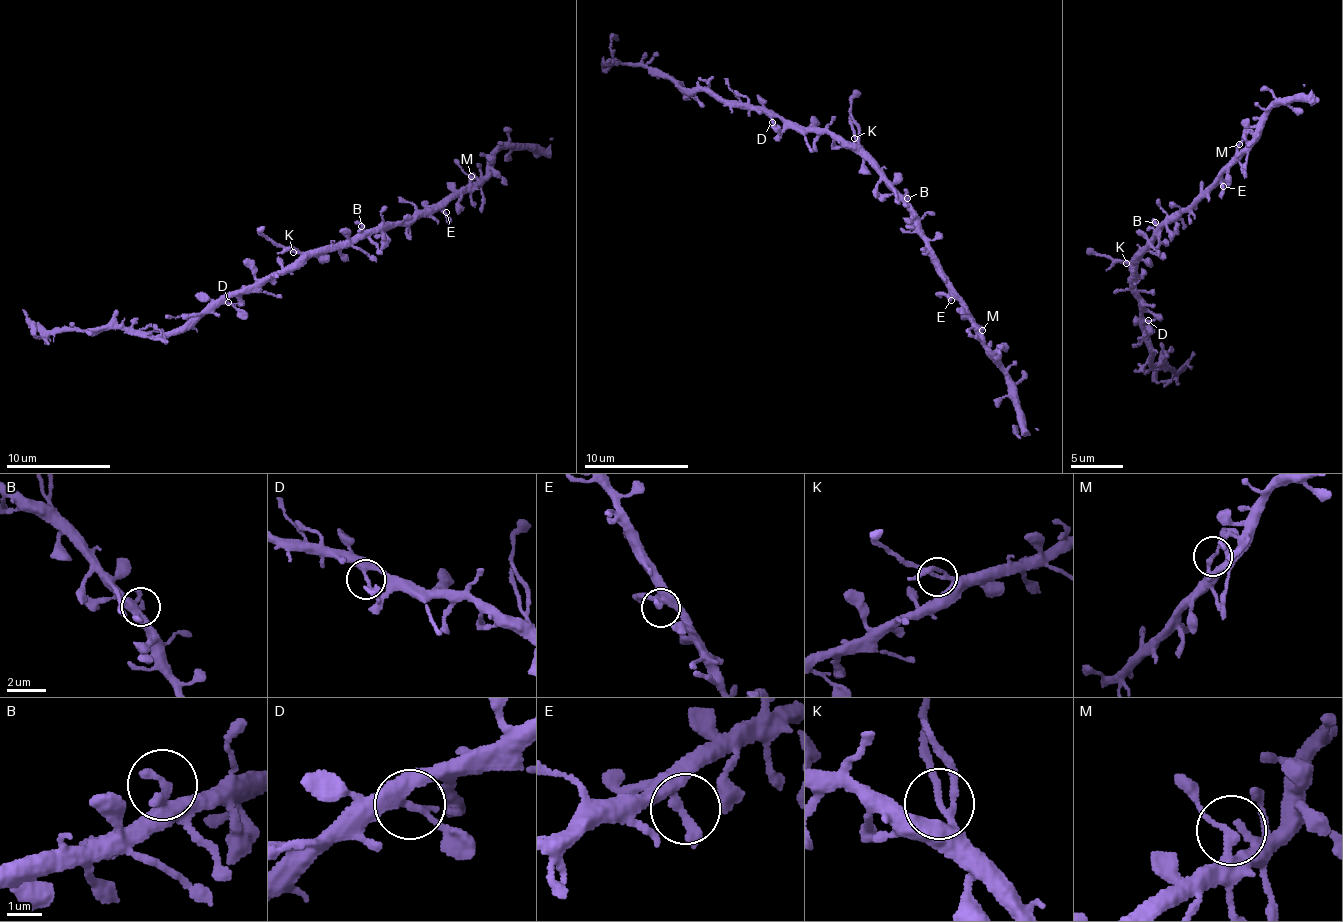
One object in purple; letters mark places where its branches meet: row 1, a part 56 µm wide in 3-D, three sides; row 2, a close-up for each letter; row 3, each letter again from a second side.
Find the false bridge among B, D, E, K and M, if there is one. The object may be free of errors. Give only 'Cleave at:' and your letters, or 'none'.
Cleave at: K

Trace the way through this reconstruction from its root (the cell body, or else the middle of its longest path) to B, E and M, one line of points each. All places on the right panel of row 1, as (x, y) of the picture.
B: (1140, 254), (1151, 243), (1155, 222)
E: (1140, 254), (1153, 243), (1160, 227), (1180, 219), (1189, 205), (1210, 194), (1216, 185), (1223, 186)
M: (1140, 254), (1153, 243), (1160, 227), (1180, 219), (1189, 205), (1210, 194), (1239, 144)

